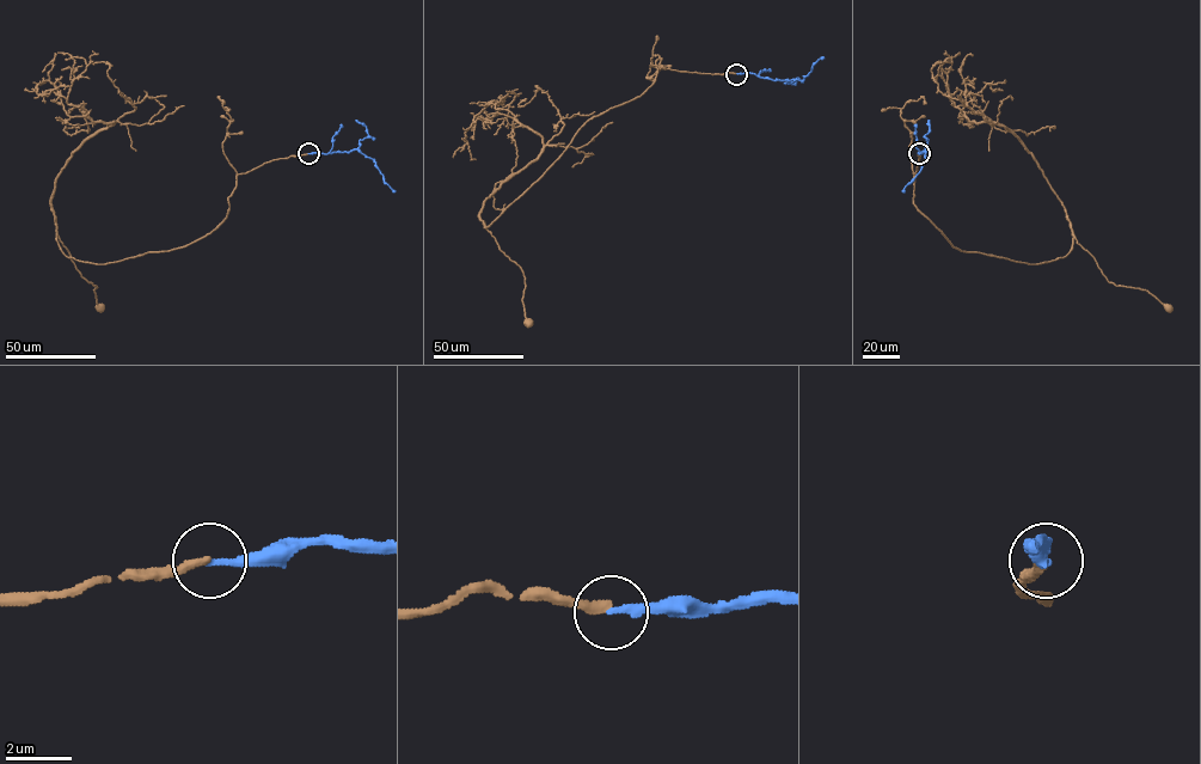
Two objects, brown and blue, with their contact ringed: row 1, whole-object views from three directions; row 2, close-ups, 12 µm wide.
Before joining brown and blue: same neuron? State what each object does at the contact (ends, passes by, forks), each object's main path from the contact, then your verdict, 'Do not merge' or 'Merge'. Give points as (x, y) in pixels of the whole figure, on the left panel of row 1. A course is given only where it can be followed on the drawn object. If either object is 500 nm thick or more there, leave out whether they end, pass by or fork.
At the ring brown ends. At the ring blue ends. Course of brown: (308, 153), (238, 173), (227, 217), (183, 246), (96, 264), (68, 257), (57, 234), (96, 286), (100, 307). Course of blue: (308, 153), (357, 150), (374, 160), (384, 182), (396, 191). Do not merge

